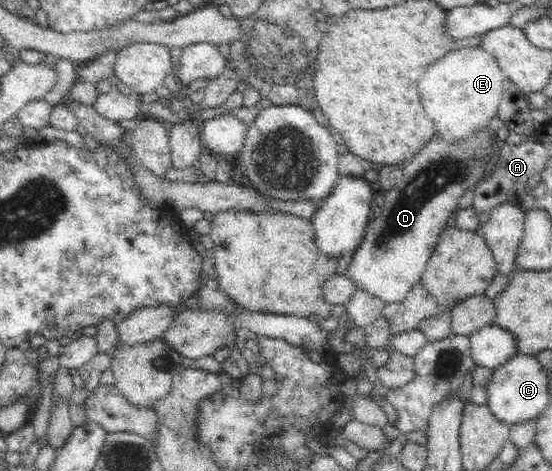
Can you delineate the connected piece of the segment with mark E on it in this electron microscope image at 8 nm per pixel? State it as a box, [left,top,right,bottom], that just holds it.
[418,46,505,142]

